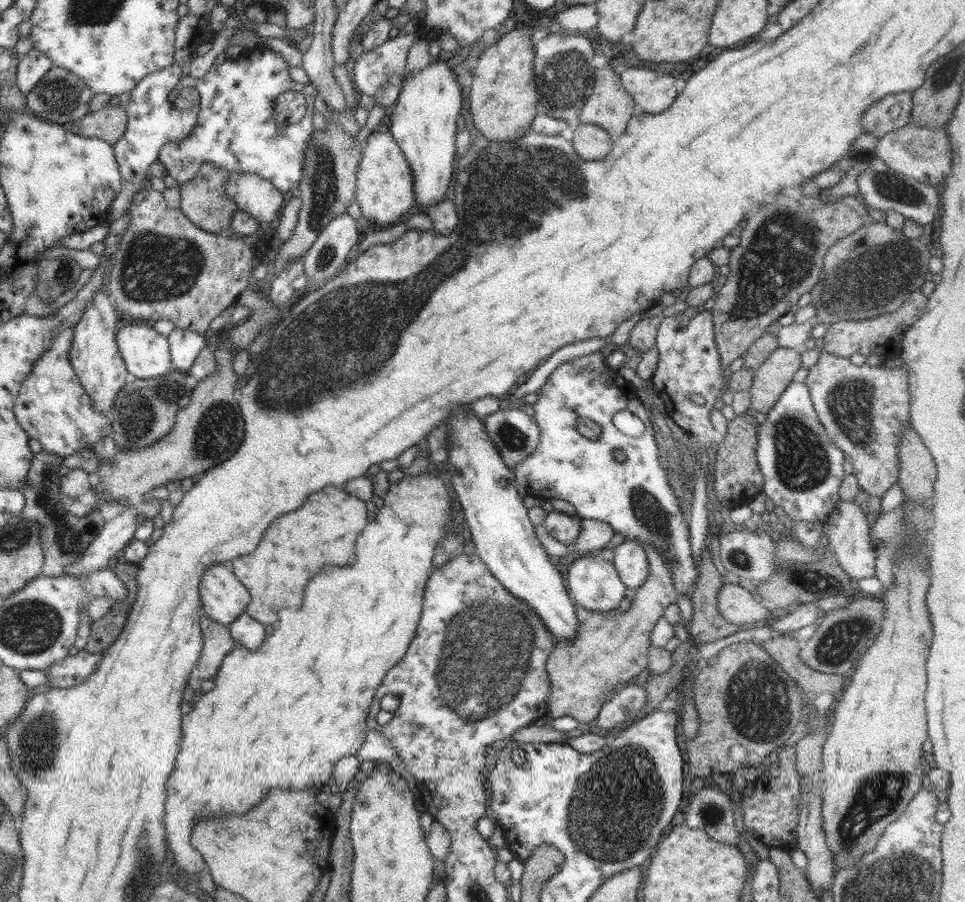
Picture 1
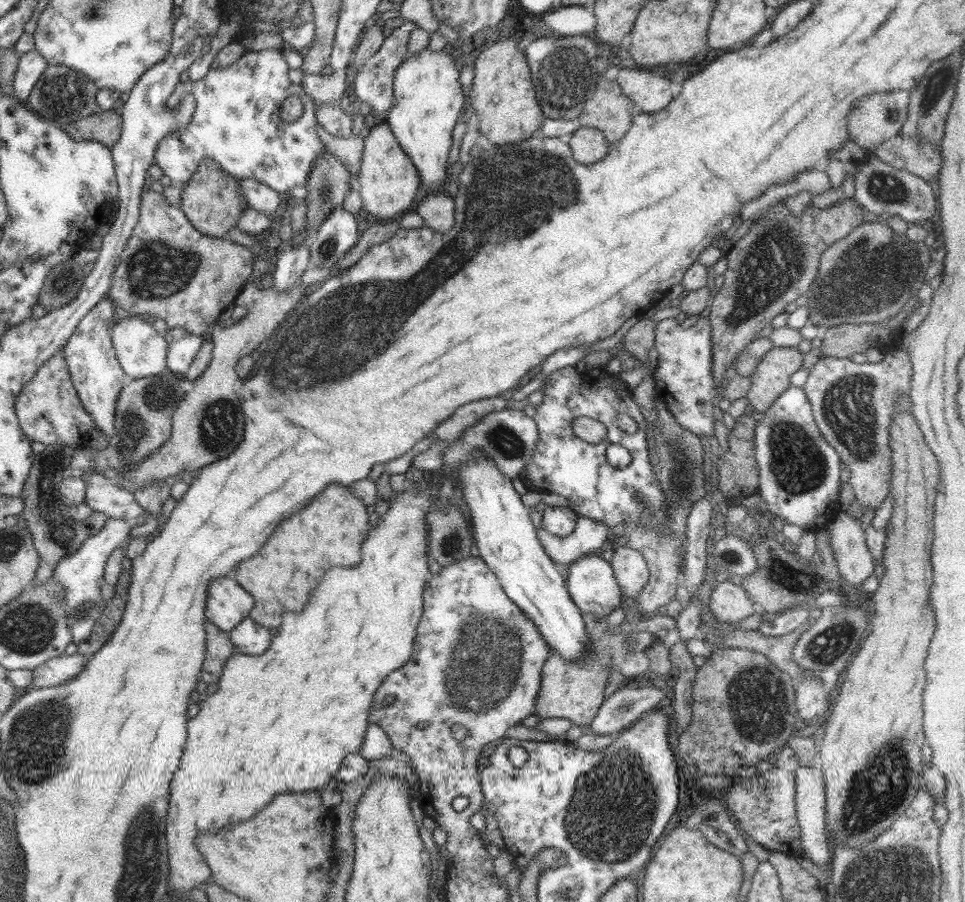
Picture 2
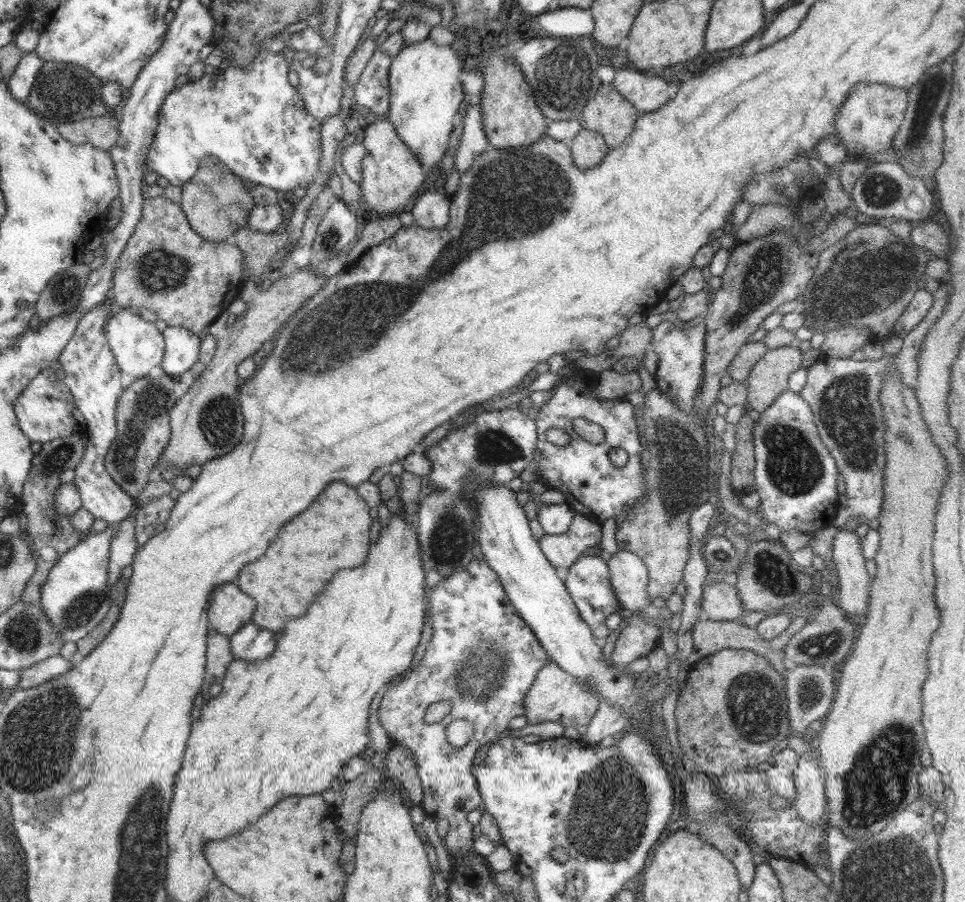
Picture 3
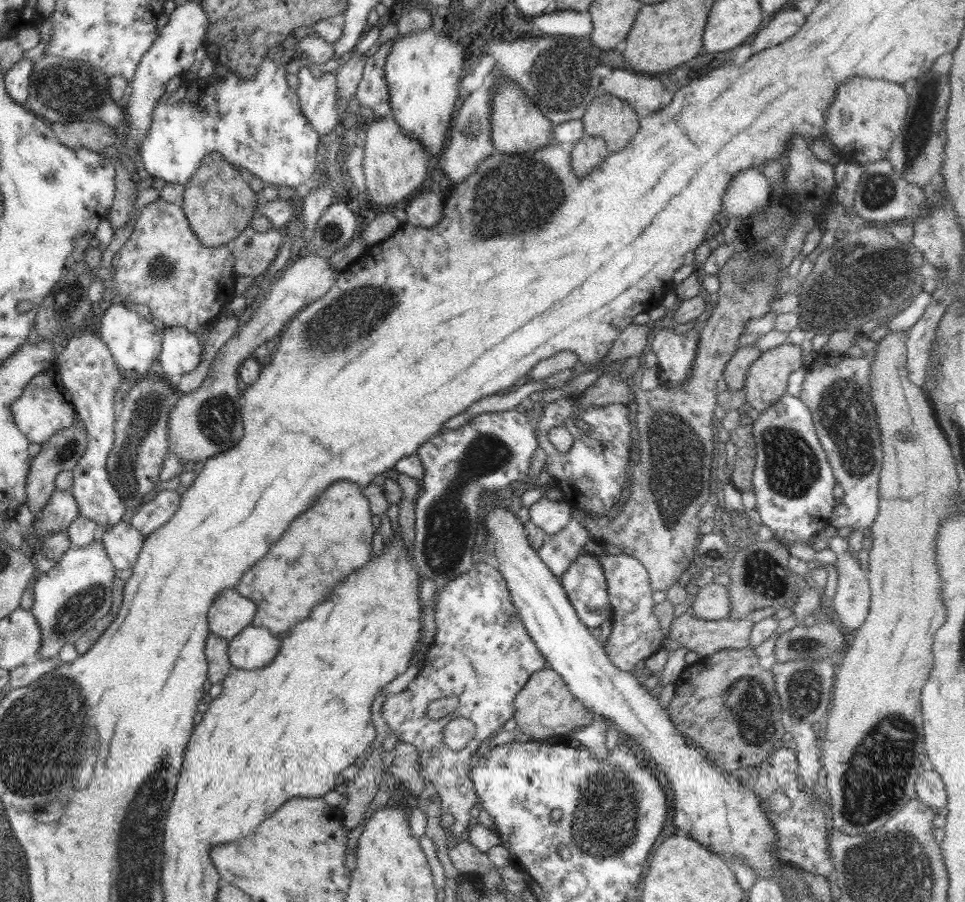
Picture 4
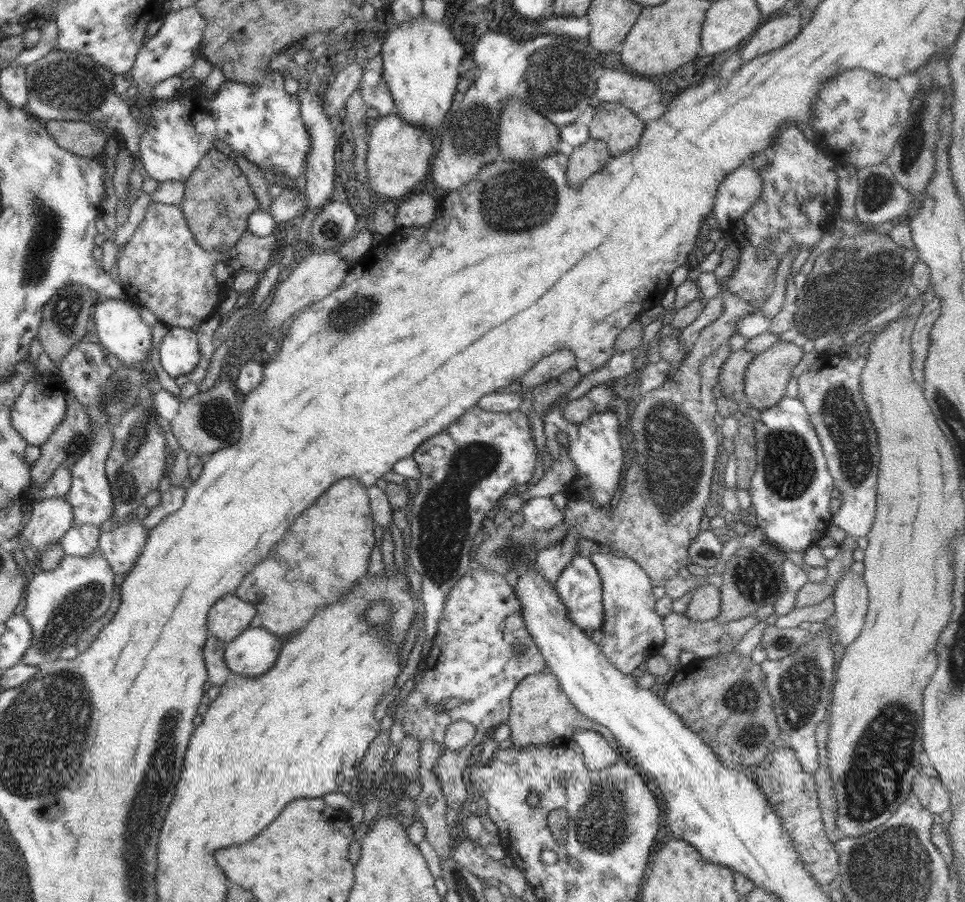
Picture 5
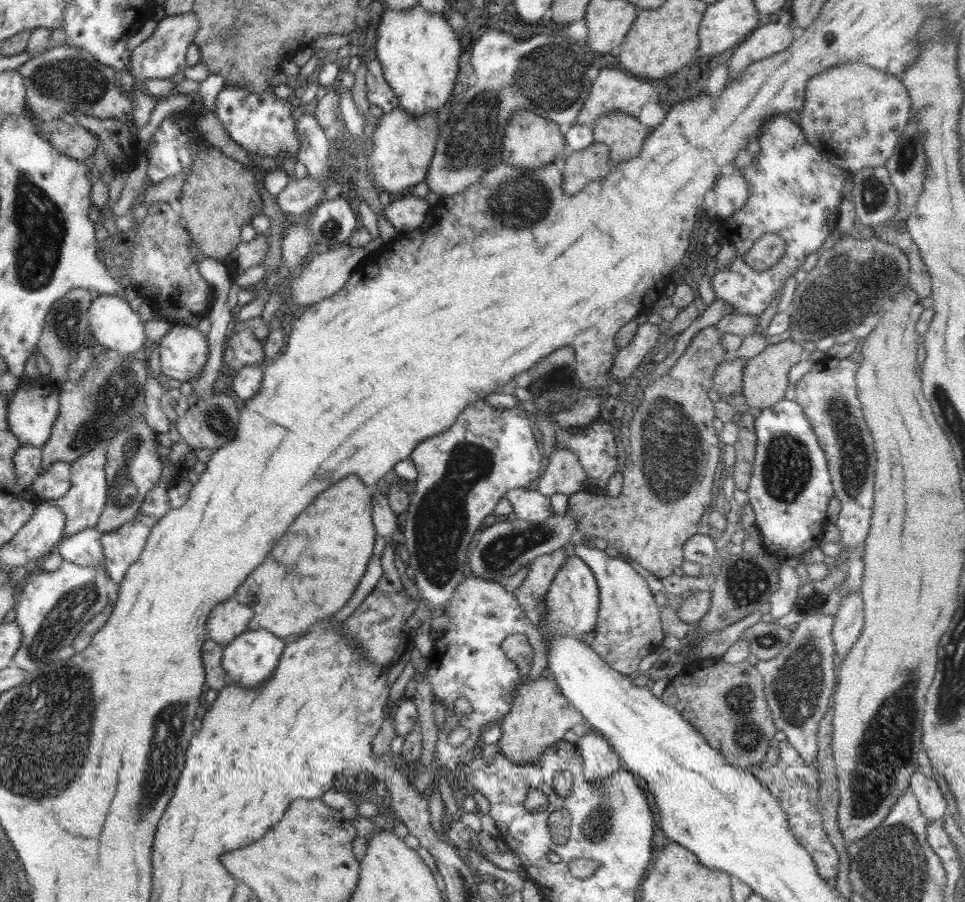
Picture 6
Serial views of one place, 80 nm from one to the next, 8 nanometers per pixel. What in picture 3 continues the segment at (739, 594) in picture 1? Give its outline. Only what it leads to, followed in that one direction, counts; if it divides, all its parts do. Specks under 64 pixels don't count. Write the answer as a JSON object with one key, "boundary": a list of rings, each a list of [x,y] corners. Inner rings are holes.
{"boundary":[[[719,581],[703,589],[701,607],[713,621],[739,620],[748,610],[743,607],[735,585]]]}

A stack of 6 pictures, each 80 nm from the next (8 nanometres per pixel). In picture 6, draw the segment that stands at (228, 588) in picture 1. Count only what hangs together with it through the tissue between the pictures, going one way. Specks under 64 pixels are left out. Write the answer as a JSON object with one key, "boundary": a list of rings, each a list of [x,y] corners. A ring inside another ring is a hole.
{"boundary":[[[230,598],[214,606],[208,615],[206,639],[218,644],[227,645],[239,634],[248,630],[247,626],[253,617],[253,610]]]}

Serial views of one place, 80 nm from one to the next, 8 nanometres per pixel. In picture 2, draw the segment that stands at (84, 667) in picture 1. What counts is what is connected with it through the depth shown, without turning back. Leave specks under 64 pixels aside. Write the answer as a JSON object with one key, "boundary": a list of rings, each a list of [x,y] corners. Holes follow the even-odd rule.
{"boundary":[[[77,652],[73,655],[62,655],[51,658],[44,662],[43,665],[33,668],[33,681],[29,684],[28,689],[52,688],[58,686],[79,672],[82,672],[88,656],[83,656]]]}

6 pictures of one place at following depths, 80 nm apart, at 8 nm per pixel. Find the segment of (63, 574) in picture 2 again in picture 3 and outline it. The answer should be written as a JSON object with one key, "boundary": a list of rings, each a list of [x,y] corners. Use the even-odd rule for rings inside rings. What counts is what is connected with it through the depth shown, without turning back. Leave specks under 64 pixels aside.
{"boundary":[[[109,523],[106,530],[92,533],[74,548],[62,554],[53,563],[48,579],[40,587],[39,606],[53,627],[59,632],[61,640],[78,642],[97,624],[102,622],[110,610],[111,591],[109,588],[109,554],[110,542],[117,533],[117,523]]]}

